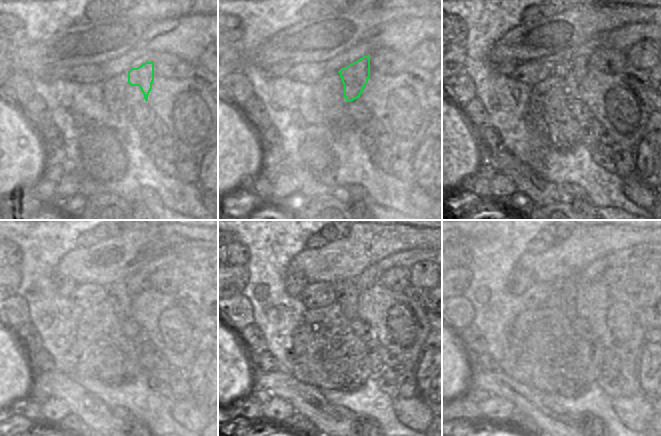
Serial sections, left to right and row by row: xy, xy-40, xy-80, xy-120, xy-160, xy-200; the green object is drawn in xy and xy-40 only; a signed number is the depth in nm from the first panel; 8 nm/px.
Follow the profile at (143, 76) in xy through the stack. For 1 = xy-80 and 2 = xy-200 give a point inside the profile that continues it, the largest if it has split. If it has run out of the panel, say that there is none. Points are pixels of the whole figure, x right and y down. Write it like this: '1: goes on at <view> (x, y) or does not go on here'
1: goes on at xy-80 (581, 64)
2: goes on at xy-200 (595, 270)

